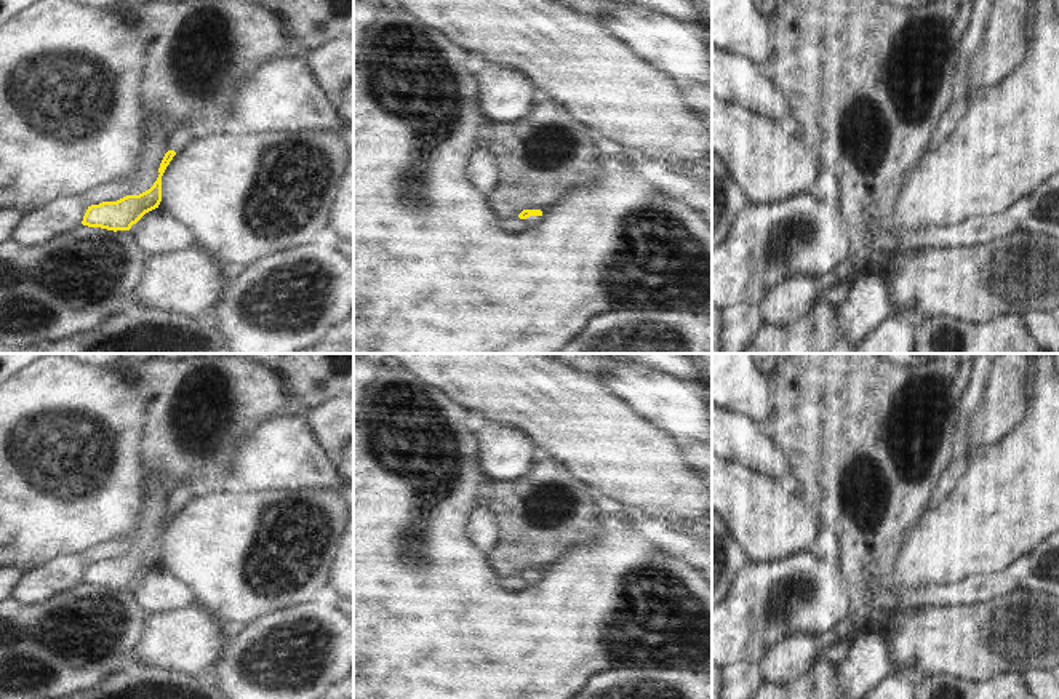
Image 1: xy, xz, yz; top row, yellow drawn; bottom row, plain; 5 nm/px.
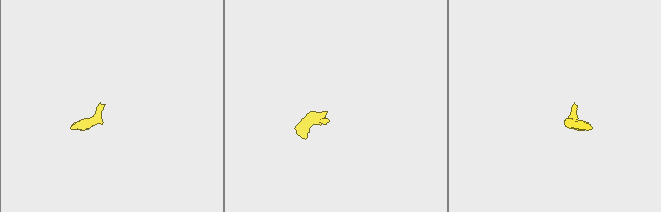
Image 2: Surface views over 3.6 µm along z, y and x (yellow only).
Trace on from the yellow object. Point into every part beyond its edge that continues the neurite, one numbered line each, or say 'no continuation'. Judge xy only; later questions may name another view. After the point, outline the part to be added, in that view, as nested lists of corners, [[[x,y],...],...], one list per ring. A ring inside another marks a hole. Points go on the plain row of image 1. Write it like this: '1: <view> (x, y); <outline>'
1: xy (181, 493); [[[190,481],[178,483],[171,488],[168,496],[168,509],[176,512],[198,494],[198,488]]]

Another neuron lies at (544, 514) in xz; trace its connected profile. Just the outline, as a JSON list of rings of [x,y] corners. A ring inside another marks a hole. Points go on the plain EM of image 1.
[[[545,459],[515,480],[490,481],[488,505],[499,528],[499,541],[483,555],[488,579],[517,576],[523,568],[547,568],[600,531],[595,501],[598,491],[577,481],[560,462]]]

